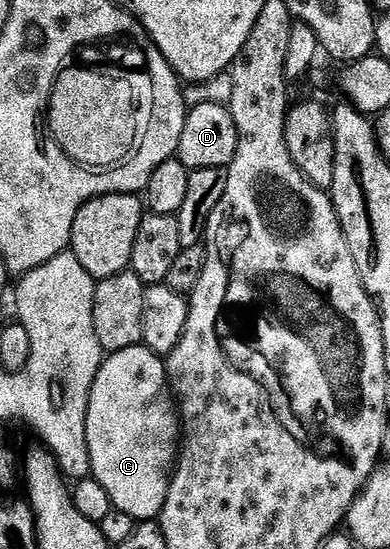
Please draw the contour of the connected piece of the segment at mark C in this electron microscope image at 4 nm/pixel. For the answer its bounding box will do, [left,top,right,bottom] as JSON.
[85,344,180,520]

